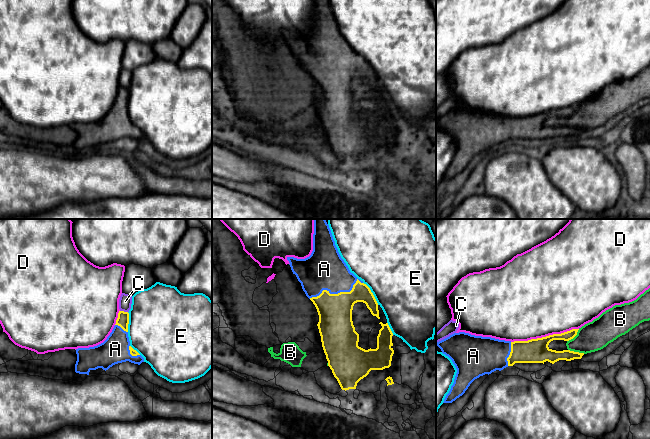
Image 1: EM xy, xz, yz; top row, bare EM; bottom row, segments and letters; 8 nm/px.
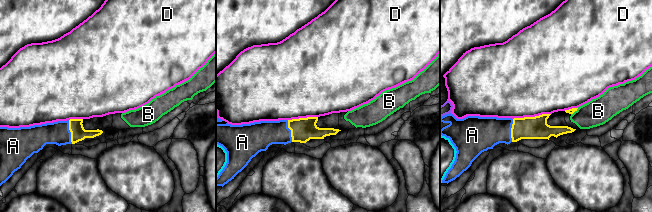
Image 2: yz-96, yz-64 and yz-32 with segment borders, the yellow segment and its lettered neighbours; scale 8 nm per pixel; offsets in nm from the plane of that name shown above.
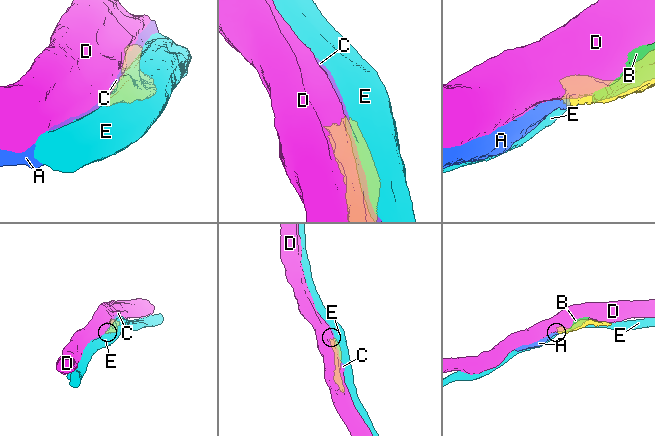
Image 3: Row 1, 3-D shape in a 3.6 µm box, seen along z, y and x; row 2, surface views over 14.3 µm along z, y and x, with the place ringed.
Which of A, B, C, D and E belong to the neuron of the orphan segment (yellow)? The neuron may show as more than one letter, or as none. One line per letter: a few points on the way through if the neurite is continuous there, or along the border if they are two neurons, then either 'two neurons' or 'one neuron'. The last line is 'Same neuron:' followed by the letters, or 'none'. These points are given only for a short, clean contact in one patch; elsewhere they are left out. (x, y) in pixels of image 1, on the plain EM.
A: one neuron
B: two neurons
C: two neurons
D: two neurons
E: two neurons
Same neuron: A

